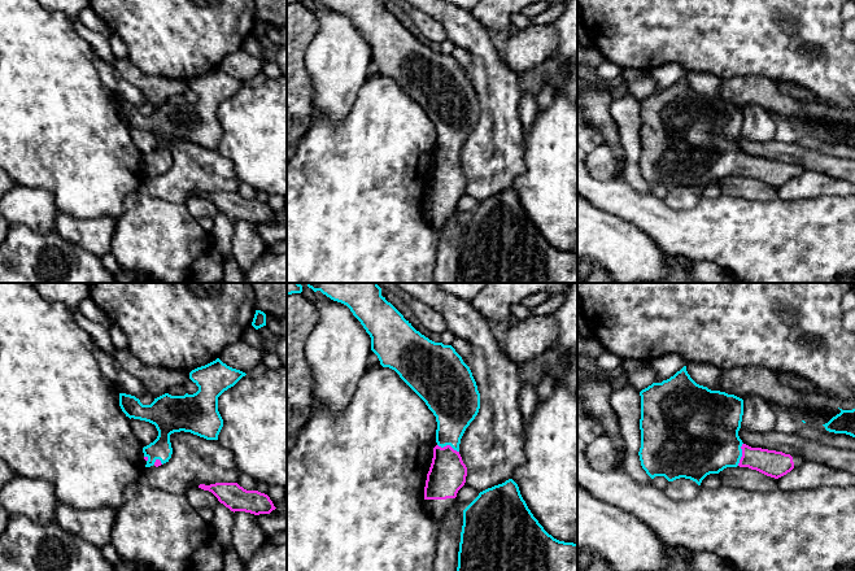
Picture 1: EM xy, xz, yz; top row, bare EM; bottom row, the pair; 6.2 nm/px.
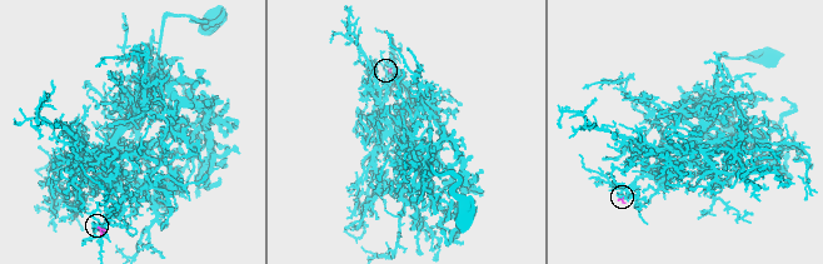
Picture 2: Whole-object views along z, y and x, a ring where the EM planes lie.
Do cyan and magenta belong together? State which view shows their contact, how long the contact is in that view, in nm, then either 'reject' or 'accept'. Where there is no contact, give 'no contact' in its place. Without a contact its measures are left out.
yz | 150 nm | accept

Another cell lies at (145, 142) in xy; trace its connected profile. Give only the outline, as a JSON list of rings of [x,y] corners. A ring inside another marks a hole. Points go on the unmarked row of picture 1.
[[[131,127],[130,136],[143,156],[149,154],[158,145],[156,135],[145,130]]]

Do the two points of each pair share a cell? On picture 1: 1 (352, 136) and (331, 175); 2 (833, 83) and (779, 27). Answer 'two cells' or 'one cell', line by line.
1: one cell
2: one cell

